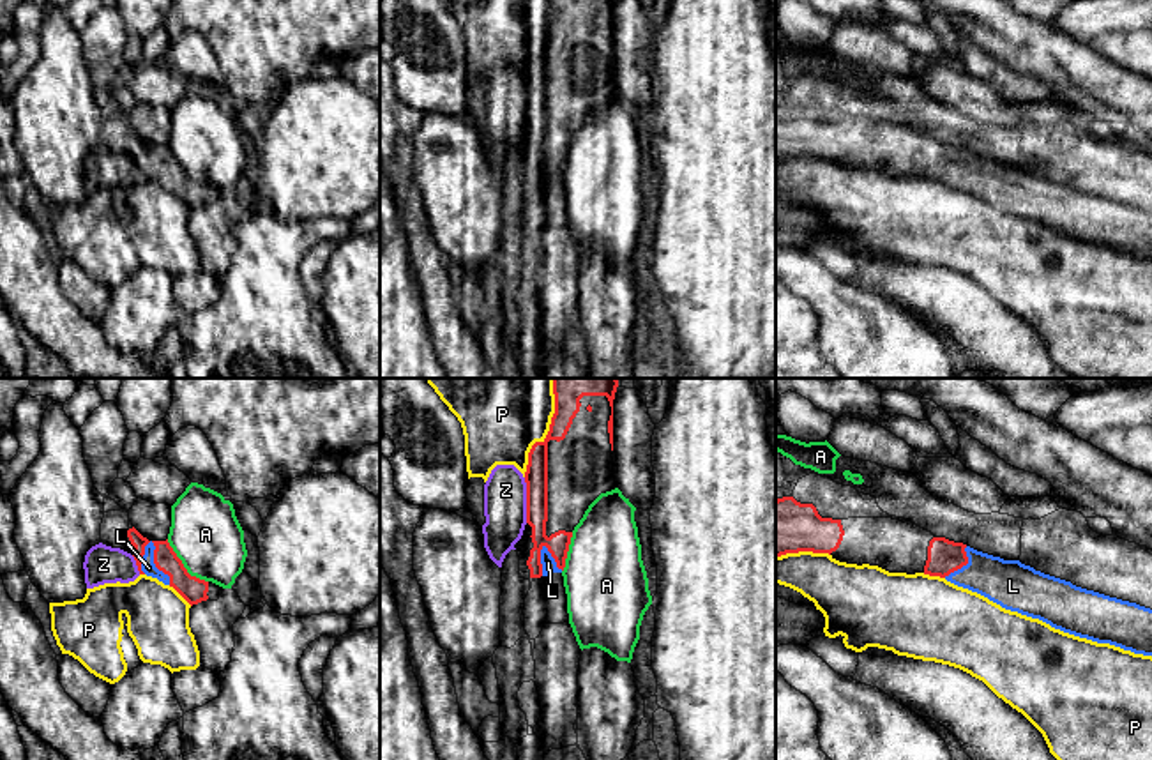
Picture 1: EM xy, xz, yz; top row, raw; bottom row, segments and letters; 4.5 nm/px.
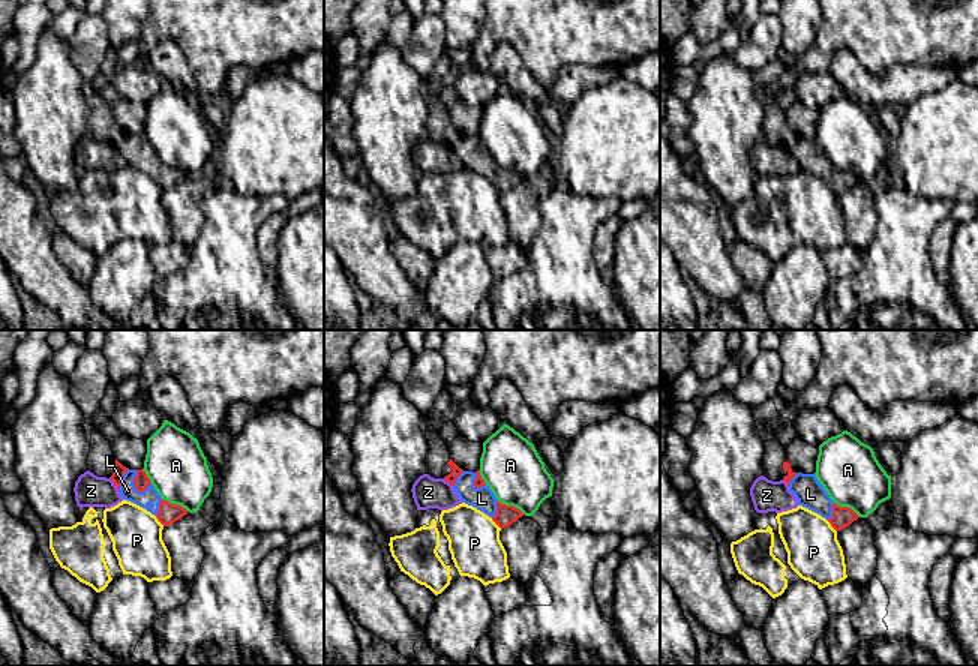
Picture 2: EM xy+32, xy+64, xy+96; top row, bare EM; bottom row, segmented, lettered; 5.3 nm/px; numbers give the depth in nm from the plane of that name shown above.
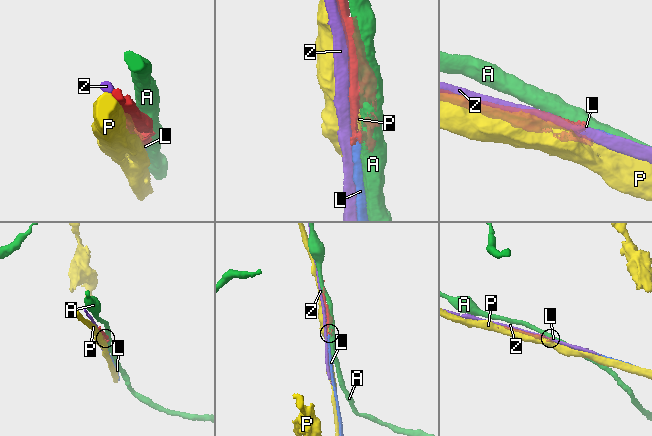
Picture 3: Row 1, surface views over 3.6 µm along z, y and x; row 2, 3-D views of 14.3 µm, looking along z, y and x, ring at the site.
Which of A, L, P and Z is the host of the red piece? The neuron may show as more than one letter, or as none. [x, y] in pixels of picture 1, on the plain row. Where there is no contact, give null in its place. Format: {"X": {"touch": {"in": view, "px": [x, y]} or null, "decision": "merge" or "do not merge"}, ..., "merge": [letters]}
{"A": {"touch": {"in": "xy", "px": [182, 170]}, "decision": "do not merge"}, "L": {"touch": {"in": "xy", "px": [154, 167]}, "decision": "merge"}, "P": {"touch": {"in": "xz", "px": [545, 43]}, "decision": "do not merge"}, "Z": {"touch": {"in": "xz", "px": [527, 105]}, "decision": "do not merge"}, "merge": ["L"]}

